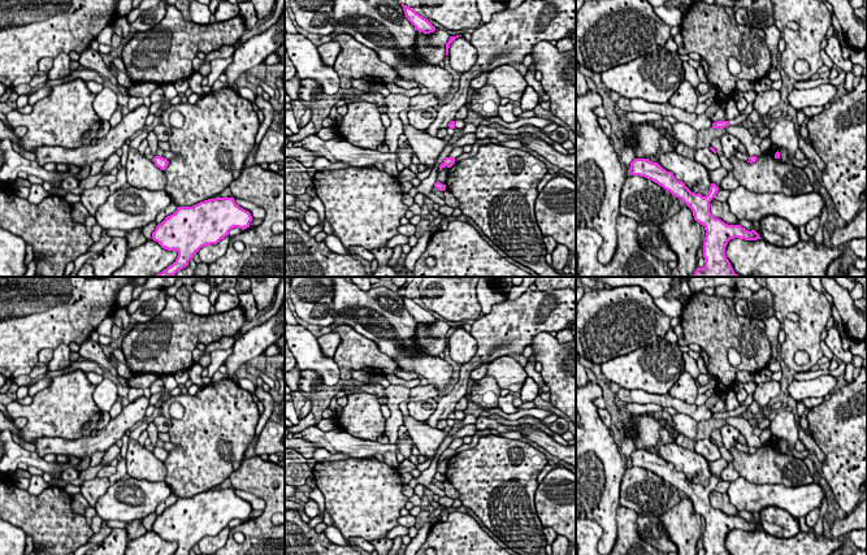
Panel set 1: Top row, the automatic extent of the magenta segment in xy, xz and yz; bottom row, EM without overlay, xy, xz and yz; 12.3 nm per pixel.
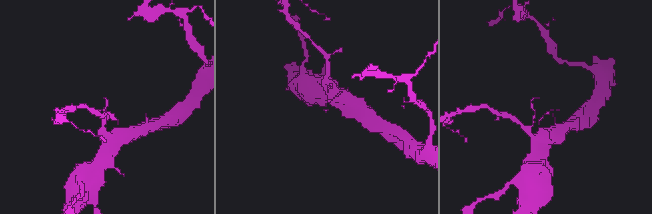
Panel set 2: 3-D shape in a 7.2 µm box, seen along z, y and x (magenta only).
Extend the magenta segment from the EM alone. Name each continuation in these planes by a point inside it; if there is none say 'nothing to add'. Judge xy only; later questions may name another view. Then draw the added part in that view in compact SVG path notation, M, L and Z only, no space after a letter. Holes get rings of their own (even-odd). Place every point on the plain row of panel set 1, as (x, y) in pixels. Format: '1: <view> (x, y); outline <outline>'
nothing to add

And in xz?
nothing to add

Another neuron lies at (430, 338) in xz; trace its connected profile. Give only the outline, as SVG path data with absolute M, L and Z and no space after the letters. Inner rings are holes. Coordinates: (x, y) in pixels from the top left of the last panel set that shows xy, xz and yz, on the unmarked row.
M435 320L435 322L430 325L417 322L417 350L432 356L443 357L443 352L446 350L446 334L448 333L448 330L450 326L443 321Z

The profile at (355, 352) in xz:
M339 325L331 333L341 335L334 361L342 380L350 380L352 370L364 370L370 376L394 376L399 370L398 363L381 352L376 342L361 335L350 325Z

